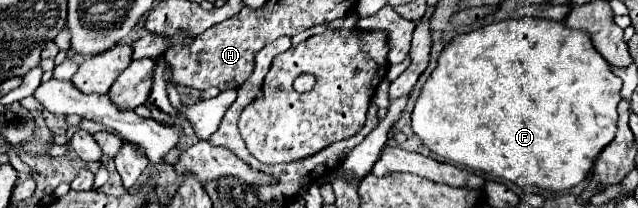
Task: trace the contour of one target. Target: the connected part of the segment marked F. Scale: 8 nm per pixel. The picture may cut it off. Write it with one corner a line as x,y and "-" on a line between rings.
521,18
521,20
501,20
493,22
485,28
473,30
469,34
457,36
439,56
437,70
429,76
425,82
421,96
417,98
415,110
411,114
413,120
413,132
423,140
423,144
433,150
437,156
443,156
451,162
463,164
467,168
509,180
517,186
537,186
547,192
563,192
585,180
585,176
591,172
597,156
601,150
615,138
617,130
617,104
621,102
619,96
621,90
621,78
613,74
611,66
599,56
599,52
593,48
591,38
583,30
571,30
561,22
555,20
543,20
543,18

